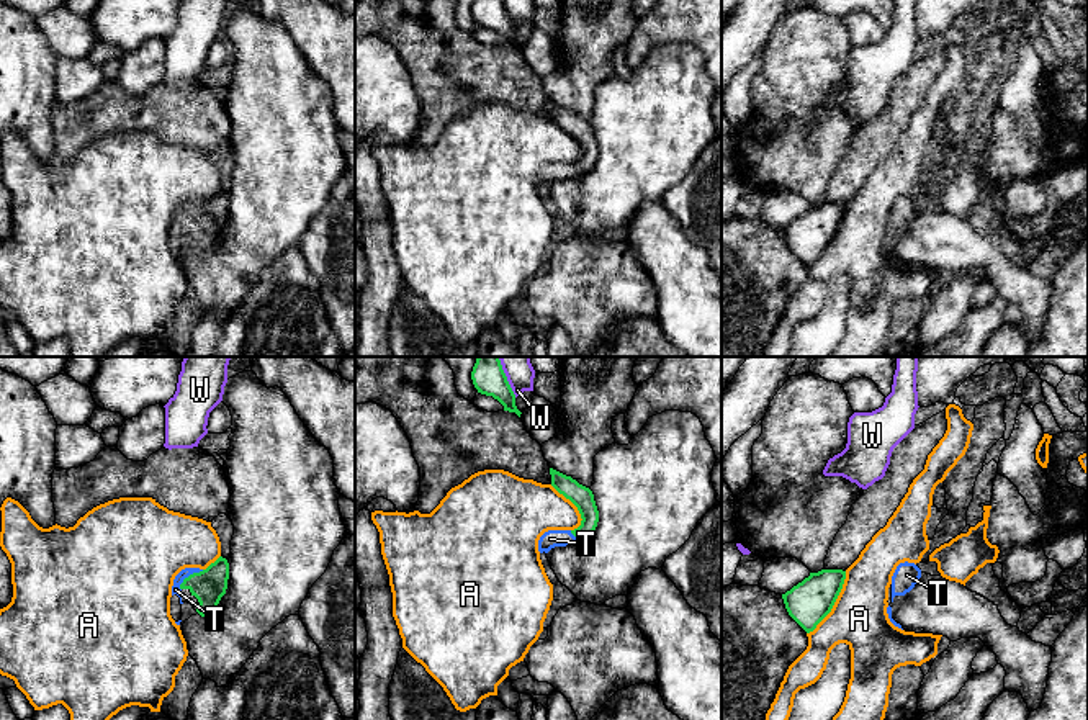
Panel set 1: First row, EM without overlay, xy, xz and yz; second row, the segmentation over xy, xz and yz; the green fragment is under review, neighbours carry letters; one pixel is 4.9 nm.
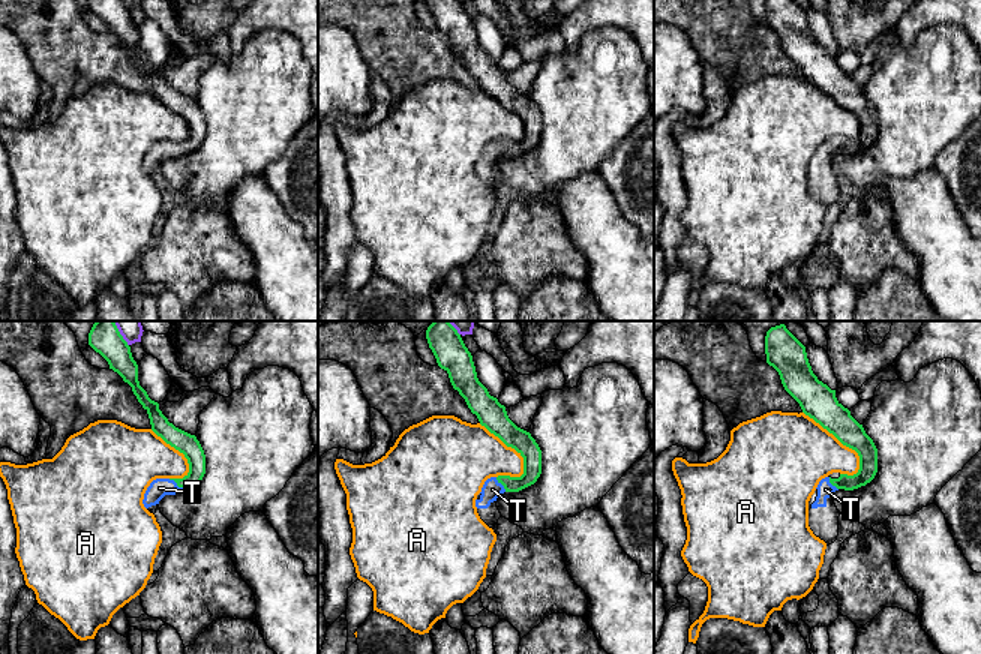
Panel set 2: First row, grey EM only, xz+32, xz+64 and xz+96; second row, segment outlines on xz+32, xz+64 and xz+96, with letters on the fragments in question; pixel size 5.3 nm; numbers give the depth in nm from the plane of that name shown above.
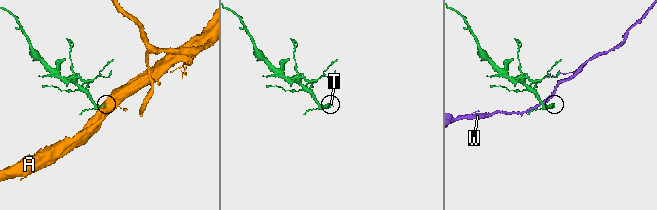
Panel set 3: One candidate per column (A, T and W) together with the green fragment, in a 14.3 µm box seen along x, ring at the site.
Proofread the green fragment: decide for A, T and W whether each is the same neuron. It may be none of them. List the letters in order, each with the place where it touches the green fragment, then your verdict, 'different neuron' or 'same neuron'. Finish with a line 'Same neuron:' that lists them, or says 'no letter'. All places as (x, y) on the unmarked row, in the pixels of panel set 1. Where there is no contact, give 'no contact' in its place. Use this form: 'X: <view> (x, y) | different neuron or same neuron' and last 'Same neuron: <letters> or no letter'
A: yz (833, 238) | different neuron
T: xy (190, 208) | same neuron
W: xz (508, 15) | different neuron
Same neuron: T

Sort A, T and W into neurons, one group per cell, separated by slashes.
A / T / W

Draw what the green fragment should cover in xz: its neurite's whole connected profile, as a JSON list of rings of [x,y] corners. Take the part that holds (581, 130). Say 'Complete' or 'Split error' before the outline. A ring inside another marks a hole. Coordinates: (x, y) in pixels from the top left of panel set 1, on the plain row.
Split error. [[[550,101],[551,119],[569,133],[581,147],[581,159],[574,164],[548,164],[538,173],[538,185],[548,187],[555,180],[566,180],[589,172],[599,155],[599,144],[594,134],[594,128],[589,121],[579,118],[571,110],[566,110]]]

